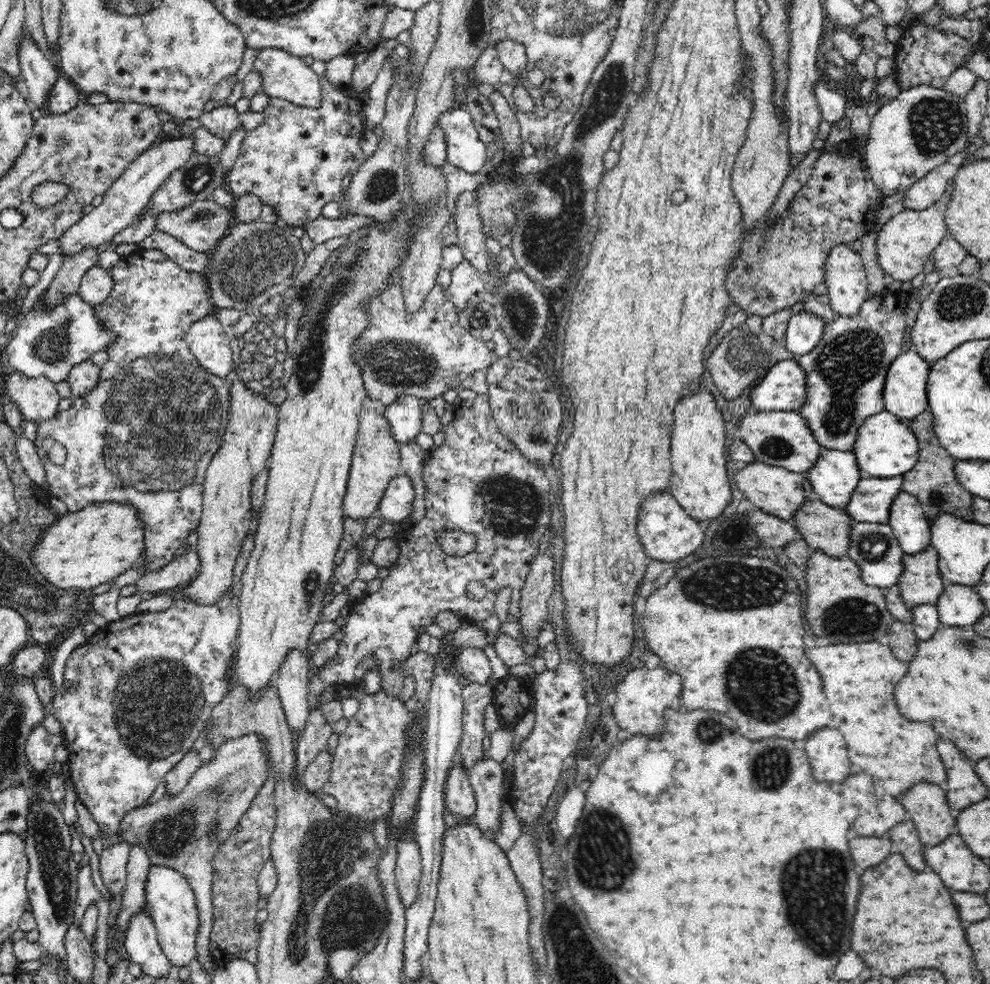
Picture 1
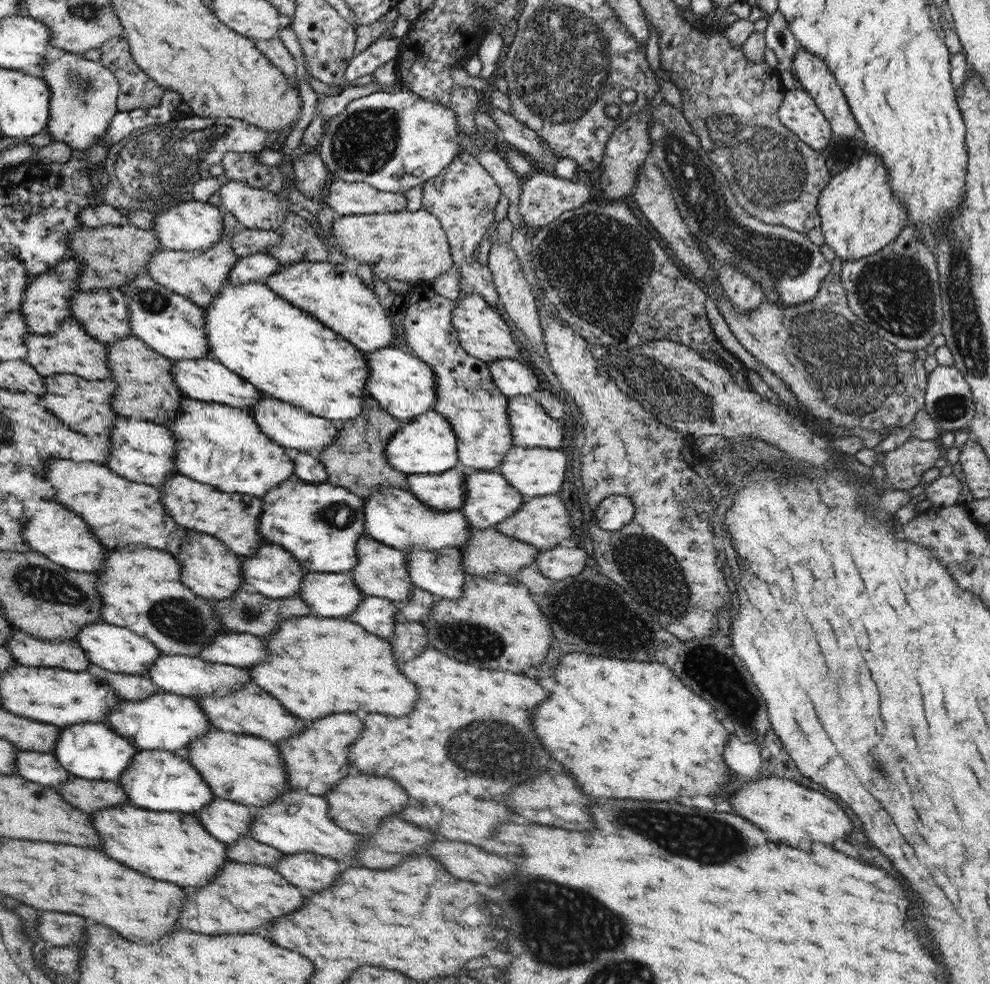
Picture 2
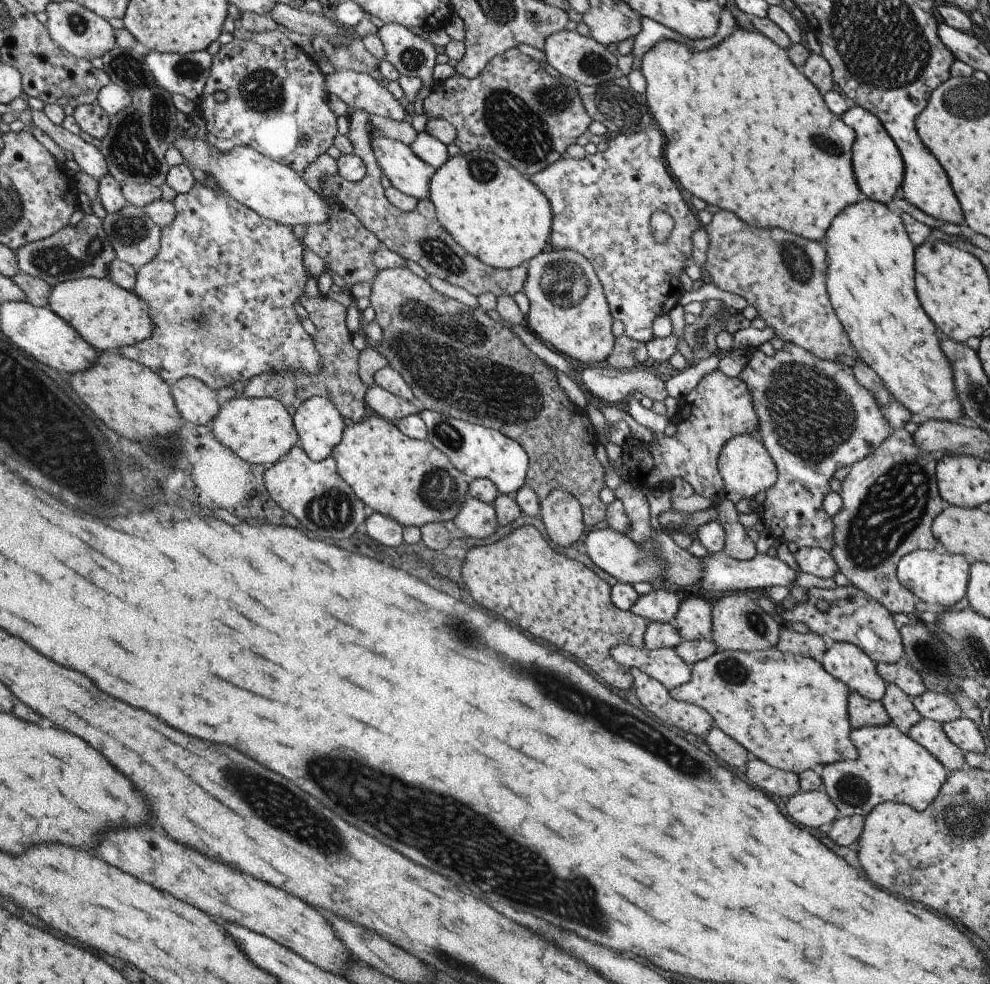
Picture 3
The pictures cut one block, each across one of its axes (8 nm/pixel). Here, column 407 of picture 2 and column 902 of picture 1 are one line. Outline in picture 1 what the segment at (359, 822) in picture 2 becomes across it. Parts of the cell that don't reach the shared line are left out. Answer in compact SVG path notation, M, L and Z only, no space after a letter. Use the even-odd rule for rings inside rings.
M913 784L898 800L925 846L940 844L947 836L958 834L955 812L947 803L942 785Z

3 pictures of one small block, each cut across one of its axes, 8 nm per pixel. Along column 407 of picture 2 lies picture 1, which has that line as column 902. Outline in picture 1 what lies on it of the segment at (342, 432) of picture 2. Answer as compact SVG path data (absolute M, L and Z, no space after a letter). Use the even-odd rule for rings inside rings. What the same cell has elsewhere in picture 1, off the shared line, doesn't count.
M928 410L921 412L920 416L906 422L906 425L910 427L910 431L914 433L914 437L920 445L920 458L912 470L902 475L902 491L914 496L922 506L926 516L931 520L934 520L940 513L948 513L961 517L965 521L974 521L972 512L972 498L974 496L970 495L966 488L962 488L957 481L956 471L954 471L957 460L944 450L940 441L936 439L932 413Z

